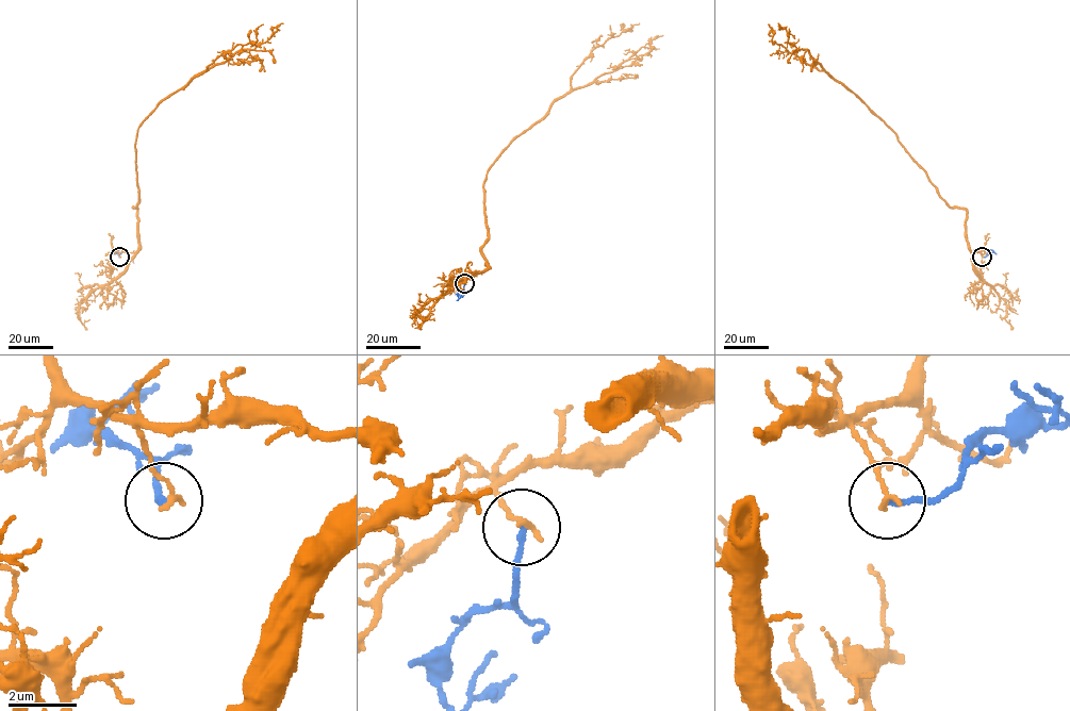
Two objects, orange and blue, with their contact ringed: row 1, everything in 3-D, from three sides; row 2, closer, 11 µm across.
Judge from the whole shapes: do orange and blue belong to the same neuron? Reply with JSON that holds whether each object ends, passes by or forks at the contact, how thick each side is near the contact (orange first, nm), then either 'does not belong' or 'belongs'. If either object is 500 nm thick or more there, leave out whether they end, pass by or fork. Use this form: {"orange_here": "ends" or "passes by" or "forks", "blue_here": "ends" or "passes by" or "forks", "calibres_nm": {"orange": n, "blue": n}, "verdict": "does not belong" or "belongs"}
{"orange_here": "ends", "blue_here": "ends", "calibres_nm": {"orange": 160, "blue": 140}, "verdict": "does not belong"}

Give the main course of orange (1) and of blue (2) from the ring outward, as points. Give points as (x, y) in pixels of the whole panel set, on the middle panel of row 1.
1: (464, 283), (488, 265), (481, 251), (487, 240), (483, 186), (497, 155), (555, 101), (613, 71), (662, 34)
2: (464, 283), (458, 297), (462, 293)

